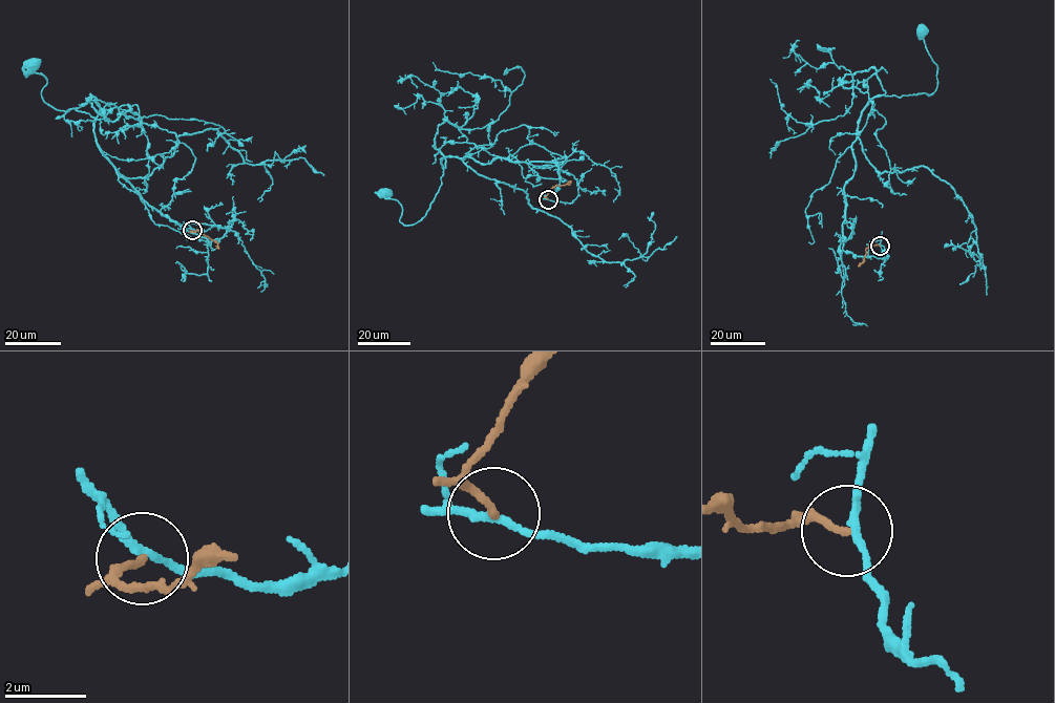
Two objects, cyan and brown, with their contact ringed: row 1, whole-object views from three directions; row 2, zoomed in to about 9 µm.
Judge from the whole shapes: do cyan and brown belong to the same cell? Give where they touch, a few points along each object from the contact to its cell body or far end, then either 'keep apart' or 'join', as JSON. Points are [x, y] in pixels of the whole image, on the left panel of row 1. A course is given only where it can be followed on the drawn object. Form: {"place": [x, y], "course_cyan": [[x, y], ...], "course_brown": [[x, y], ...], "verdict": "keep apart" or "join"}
{"place": [192, 230], "course_cyan": [[192, 230], [227, 232], [209, 245], [150, 207], [103, 153], [95, 116], [44, 101], [47, 79], [32, 65]], "course_brown": [[192, 230], [214, 240], [219, 249]], "verdict": "keep apart"}

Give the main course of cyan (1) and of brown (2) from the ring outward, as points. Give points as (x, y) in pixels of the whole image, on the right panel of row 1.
1: (880, 246), (889, 257), (842, 248), (851, 145), (870, 100), (934, 91), (937, 65), (922, 32)
2: (880, 246), (869, 245), (858, 267)

